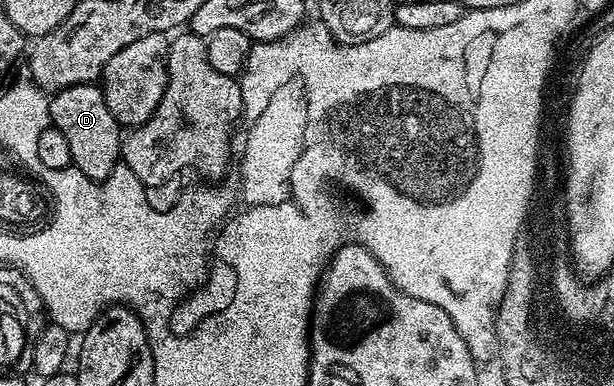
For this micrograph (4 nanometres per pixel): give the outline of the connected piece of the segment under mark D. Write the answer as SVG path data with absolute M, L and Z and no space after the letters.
M95 83L79 84L51 93L46 109L51 127L62 130L66 143L70 145L71 167L78 169L86 178L102 181L115 170L121 159L120 141L122 125L110 114L103 91Z

